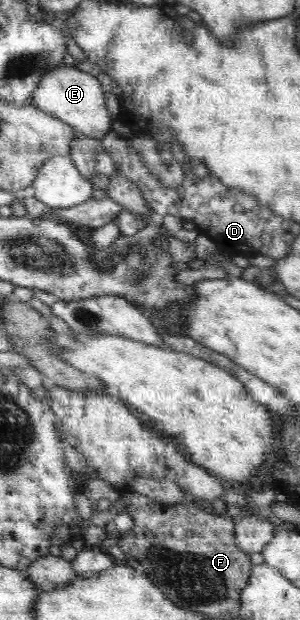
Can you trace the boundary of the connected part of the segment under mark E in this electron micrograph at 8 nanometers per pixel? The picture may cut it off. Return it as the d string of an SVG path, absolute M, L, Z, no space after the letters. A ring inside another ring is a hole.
M61 65L48 71L30 102L35 103L45 113L61 118L61 121L69 124L76 133L101 140L106 133L112 131L111 115L105 105L105 93L99 79L75 67Z

